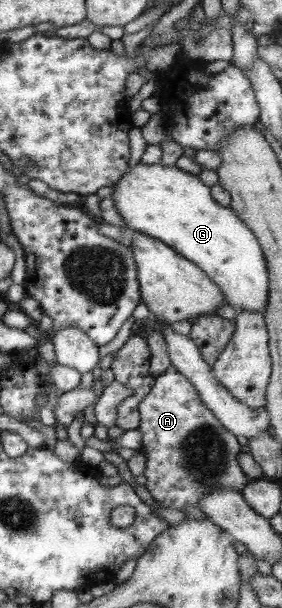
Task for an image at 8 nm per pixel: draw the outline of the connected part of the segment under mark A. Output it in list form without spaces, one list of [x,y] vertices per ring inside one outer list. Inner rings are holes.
[[[169,365],[161,375],[155,378],[153,386],[138,404],[139,424],[136,428],[141,435],[139,452],[145,455],[145,489],[154,501],[164,508],[183,511],[187,506],[198,506],[203,491],[231,489],[241,491],[247,482],[243,472],[237,466],[239,444],[235,435],[230,432],[215,415],[206,407],[195,387],[185,375]]]

